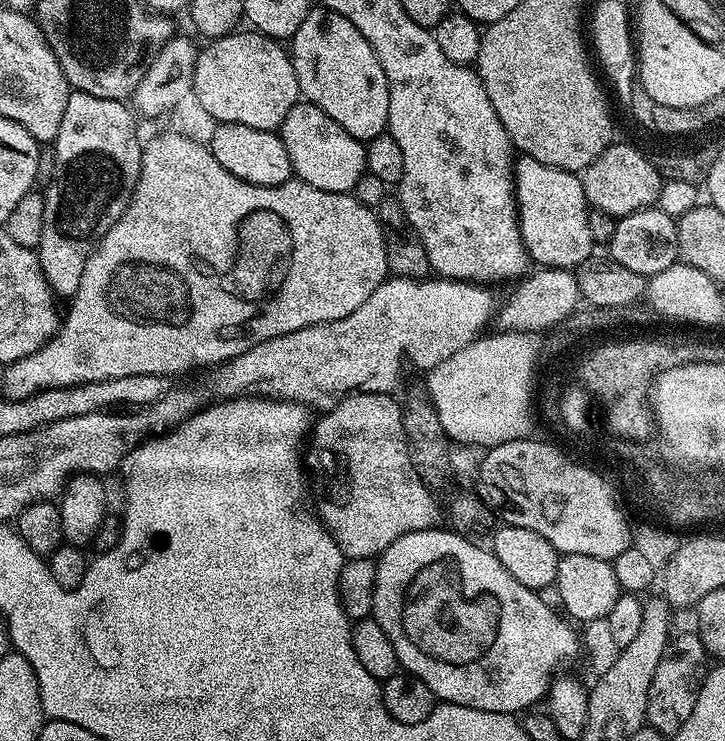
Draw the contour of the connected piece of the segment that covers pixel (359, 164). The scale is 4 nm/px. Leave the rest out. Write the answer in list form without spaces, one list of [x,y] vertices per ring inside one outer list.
[[[297,102],[280,124],[278,135],[286,146],[286,154],[290,154],[290,166],[295,179],[318,186],[318,190],[351,193],[356,183],[364,177],[365,145],[346,134],[346,130],[342,130],[342,126],[338,126],[330,114],[318,110],[318,106]]]

